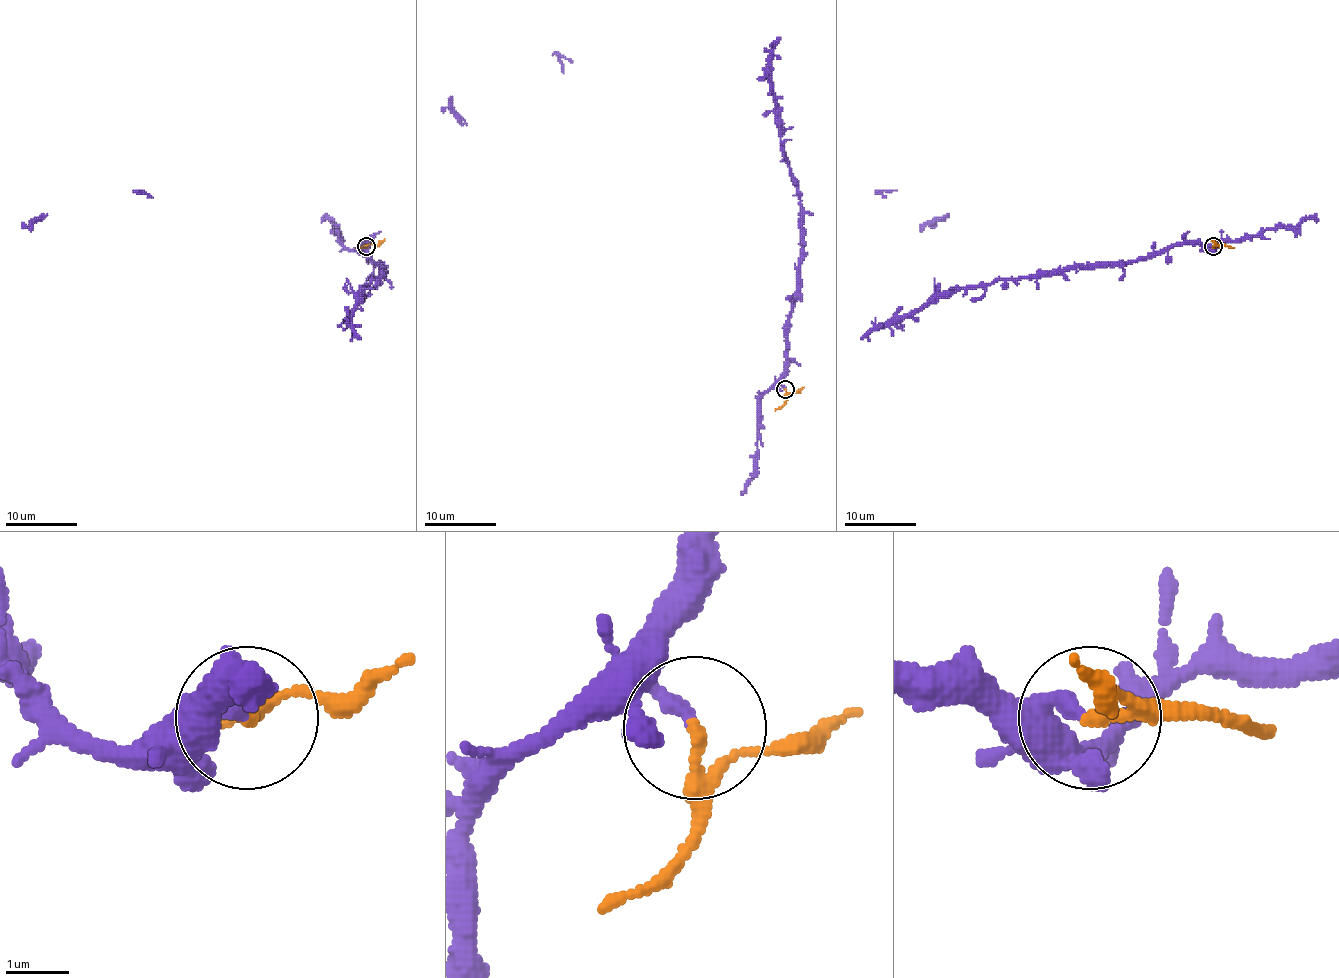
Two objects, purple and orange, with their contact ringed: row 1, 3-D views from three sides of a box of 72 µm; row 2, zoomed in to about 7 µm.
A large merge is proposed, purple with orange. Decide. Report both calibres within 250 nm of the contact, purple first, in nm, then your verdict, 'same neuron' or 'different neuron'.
240 nm thick on the purple side, 160 nm on the other; different neuron

